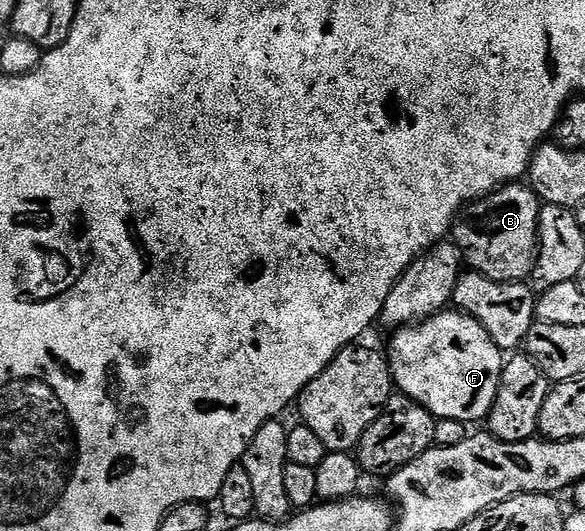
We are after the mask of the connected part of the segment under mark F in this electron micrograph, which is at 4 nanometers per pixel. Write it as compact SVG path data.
M459 311L435 313L426 321L395 330L386 348L395 388L414 399L437 419L483 422L494 407L505 354L472 317Z

